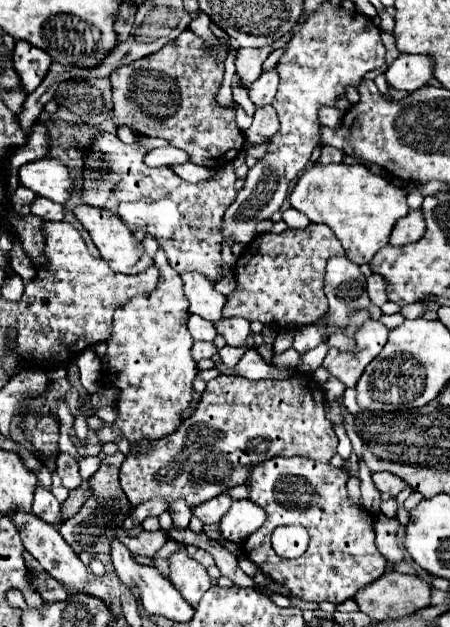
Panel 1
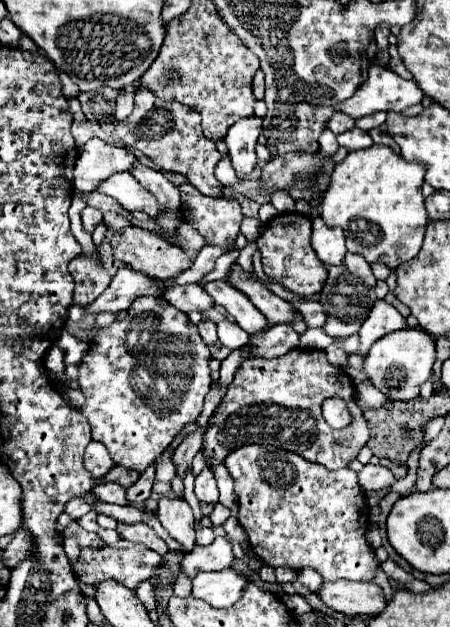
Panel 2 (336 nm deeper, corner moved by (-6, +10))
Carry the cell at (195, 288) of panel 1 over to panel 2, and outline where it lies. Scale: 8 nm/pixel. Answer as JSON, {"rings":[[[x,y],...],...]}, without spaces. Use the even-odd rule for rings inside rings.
{"rings":[[[214,280],[206,282],[204,290],[214,298],[218,306],[224,306],[226,312],[248,332],[254,334],[262,328],[266,328],[268,320],[258,312],[258,308],[230,282],[226,280]]]}

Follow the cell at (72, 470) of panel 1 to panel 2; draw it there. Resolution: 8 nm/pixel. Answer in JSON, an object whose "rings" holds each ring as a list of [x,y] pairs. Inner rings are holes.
{"rings":[[[92,440],[84,452],[84,466],[94,478],[102,478],[114,466],[114,462],[106,452],[106,446],[102,442]]]}

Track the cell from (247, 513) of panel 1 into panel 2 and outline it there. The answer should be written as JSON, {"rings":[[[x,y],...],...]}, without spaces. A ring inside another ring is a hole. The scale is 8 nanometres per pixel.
{"rings":[[[216,538],[208,546],[196,546],[192,552],[188,552],[182,560],[182,570],[194,578],[196,572],[200,570],[224,570],[230,568],[234,562],[234,552],[232,552],[232,542],[222,538]]]}

